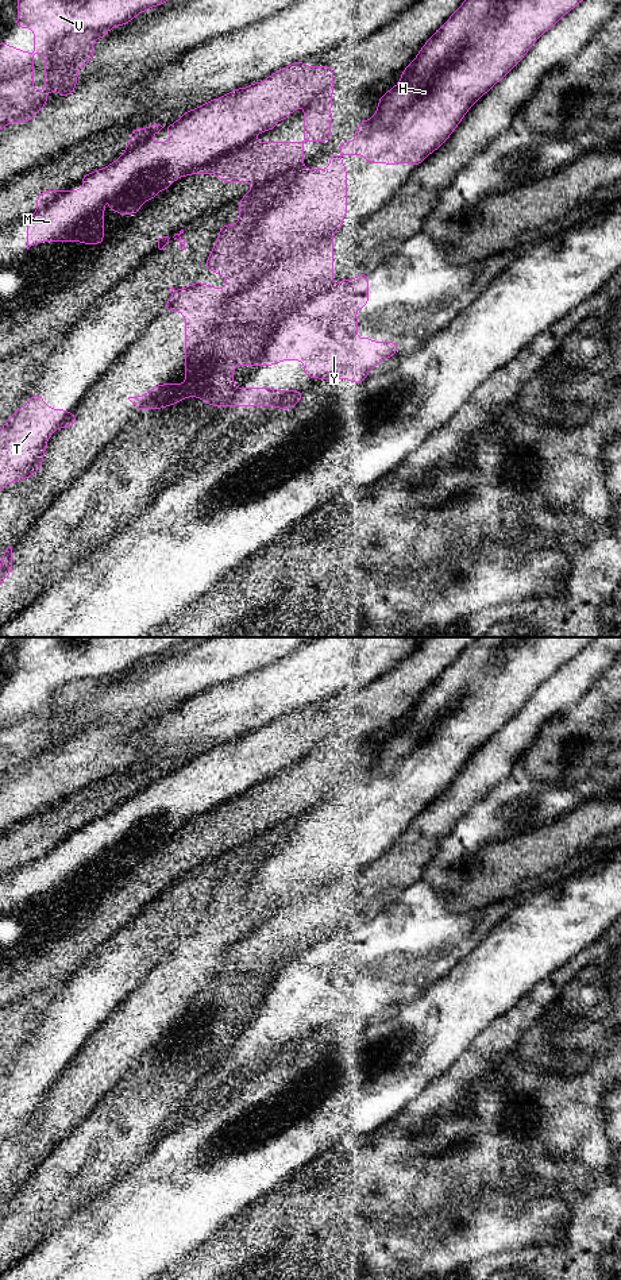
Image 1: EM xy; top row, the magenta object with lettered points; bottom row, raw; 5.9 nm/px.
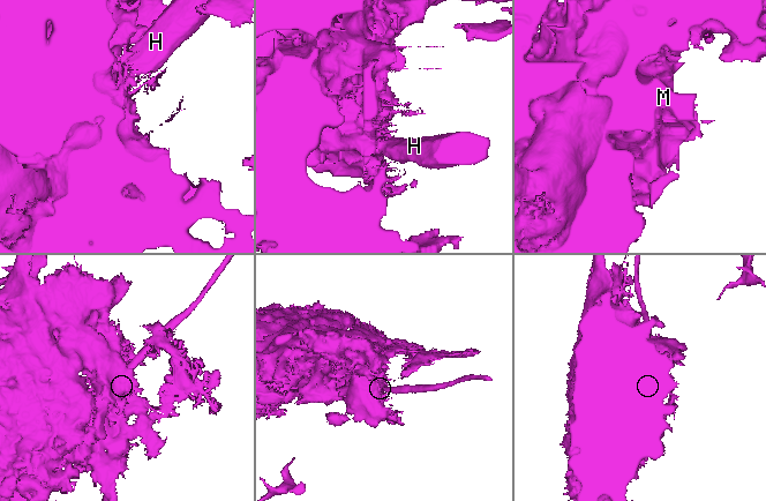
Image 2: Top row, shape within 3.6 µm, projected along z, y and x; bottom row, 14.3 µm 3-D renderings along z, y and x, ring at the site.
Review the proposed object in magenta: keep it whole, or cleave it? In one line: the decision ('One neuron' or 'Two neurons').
Two neurons

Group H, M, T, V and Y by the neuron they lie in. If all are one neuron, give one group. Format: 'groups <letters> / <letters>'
groups H / M T V Y

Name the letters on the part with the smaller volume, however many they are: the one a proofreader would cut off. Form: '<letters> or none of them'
H

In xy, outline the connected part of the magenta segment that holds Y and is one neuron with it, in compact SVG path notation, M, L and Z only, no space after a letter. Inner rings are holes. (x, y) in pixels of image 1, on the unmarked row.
M294 709L290 714L284 714L279 720L273 720L263 730L251 730L248 736L235 736L231 741L224 741L220 747L211 747L205 752L194 757L185 759L178 768L170 774L162 771L151 771L148 776L132 776L131 789L127 797L104 817L94 817L92 822L81 824L80 838L46 838L36 844L36 859L27 868L27 898L39 891L82 891L103 892L104 891L104 836L109 836L109 859L119 860L122 865L130 860L135 864L142 857L143 849L151 849L159 838L167 838L176 828L192 822L216 822L221 830L252 830L252 836L239 848L239 870L236 872L224 872L219 878L217 890L212 894L212 901L207 905L205 917L211 921L223 924L227 928L225 936L215 936L204 930L192 930L188 936L178 940L170 936L171 946L163 953L167 960L181 960L185 964L185 1032L159 1032L143 1044L128 1045L134 1057L165 1057L169 1053L177 1053L184 1046L196 1045L204 1048L209 1055L273 1055L277 1057L290 1057L302 1046L300 1038L277 1038L273 1036L235 1036L234 1015L235 1014L275 1014L281 1009L302 1009L304 1023L306 1026L348 1028L355 1033L362 1033L367 1022L383 1007L394 1006L400 995L400 990L373 990L370 984L362 988L356 983L358 964L356 957L364 957L369 948L369 921L359 921L355 928L340 928L338 938L333 938L333 880L342 879L343 867L347 865L347 816L342 810L342 803L329 801L328 817L305 817L304 816L304 791L305 790L328 790L331 791L332 771L332 747L333 747L333 714L305 714L302 709ZM300 753L304 755L304 789L302 790L255 790L254 786L262 779L273 779L278 768L286 768ZM167 776L171 786L167 790L150 790L148 787Z

